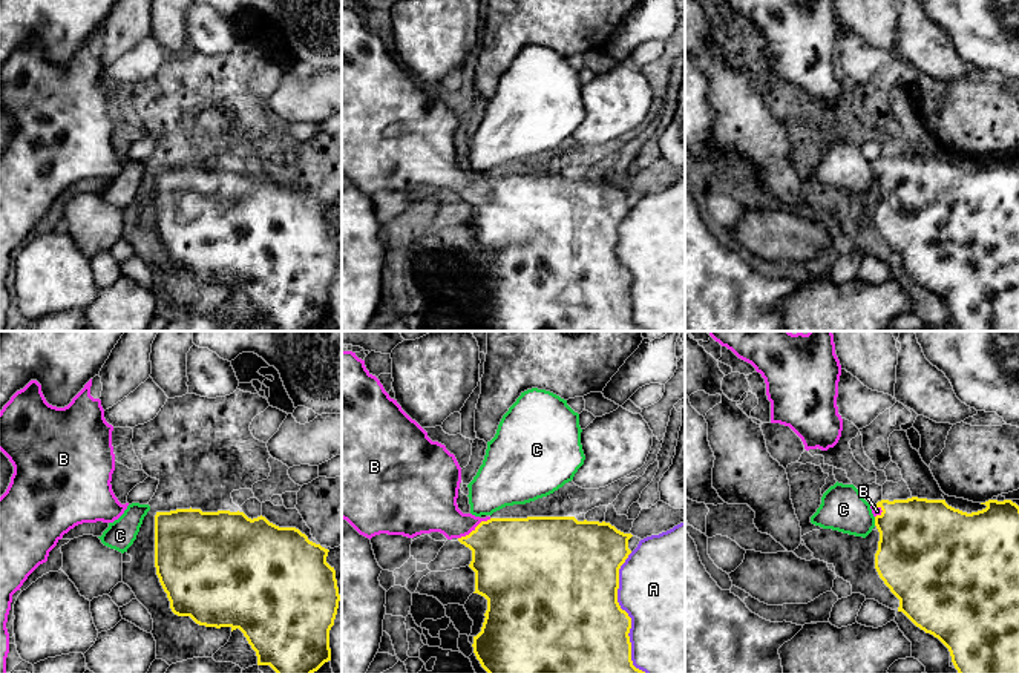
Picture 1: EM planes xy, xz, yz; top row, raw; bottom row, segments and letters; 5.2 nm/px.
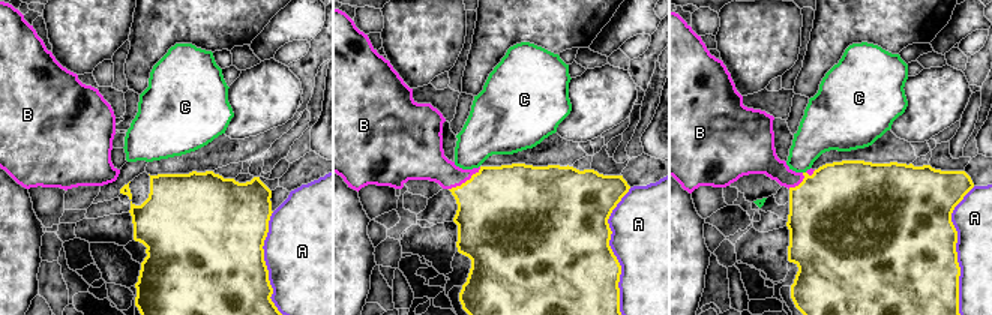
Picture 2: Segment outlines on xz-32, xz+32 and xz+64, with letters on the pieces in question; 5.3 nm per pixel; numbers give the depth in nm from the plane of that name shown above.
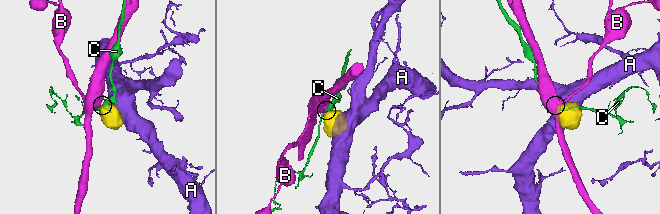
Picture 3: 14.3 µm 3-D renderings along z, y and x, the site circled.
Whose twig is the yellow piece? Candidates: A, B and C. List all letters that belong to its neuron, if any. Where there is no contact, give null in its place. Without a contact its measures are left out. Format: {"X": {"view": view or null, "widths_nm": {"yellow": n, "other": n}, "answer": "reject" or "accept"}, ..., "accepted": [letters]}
{"A": {"view": "xz", "widths_nm": {"yellow": 480, "other": 480}, "answer": "reject"}, "B": {"view": "xz", "widths_nm": {"yellow": 420, "other": 260}, "answer": "accept"}, "C": {"view": "yz", "widths_nm": {"yellow": 420, "other": 240}, "answer": "reject"}, "accepted": ["B"]}

